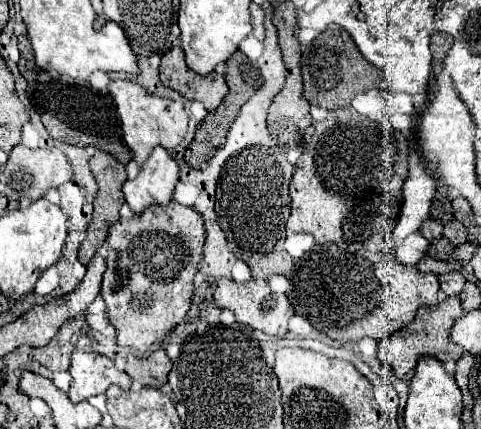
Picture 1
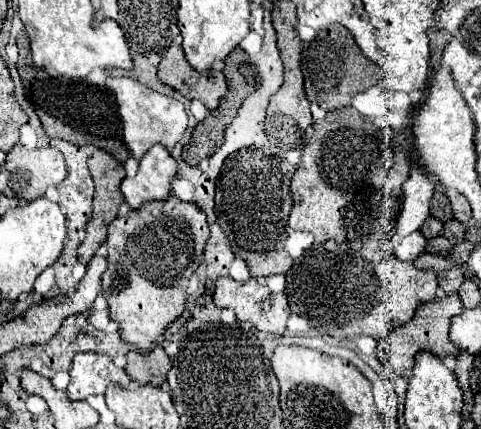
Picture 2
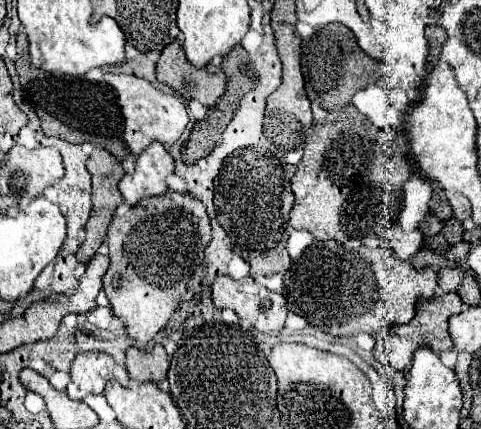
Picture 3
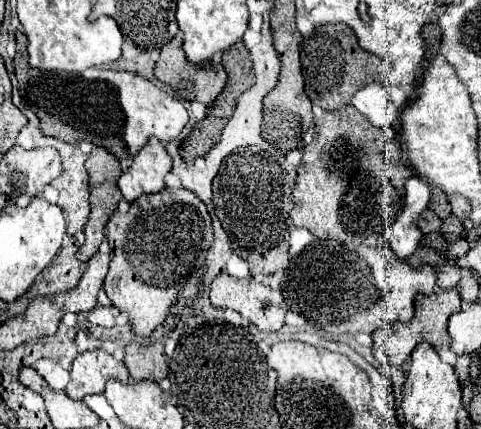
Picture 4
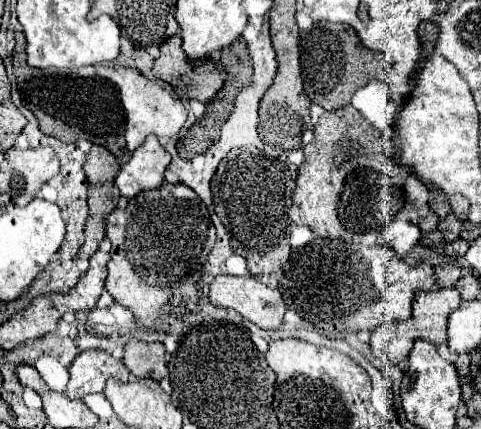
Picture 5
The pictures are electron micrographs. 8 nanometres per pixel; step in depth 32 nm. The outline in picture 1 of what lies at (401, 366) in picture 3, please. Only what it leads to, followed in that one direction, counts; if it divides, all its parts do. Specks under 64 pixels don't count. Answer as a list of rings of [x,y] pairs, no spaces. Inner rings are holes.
[[[458,296],[446,298],[444,302],[440,302],[434,308],[430,308],[430,306],[428,308],[420,308],[416,318],[406,328],[398,330],[394,336],[390,336],[388,340],[384,340],[380,344],[380,358],[382,358],[382,362],[400,380],[408,378],[414,372],[414,368],[416,368],[416,364],[418,364],[418,360],[422,356],[432,356],[432,358],[436,358],[440,362],[448,362],[448,360],[458,362],[462,358],[464,350],[450,342],[450,328],[452,328],[452,324],[460,316],[462,316],[462,308],[460,308],[460,298]]]

